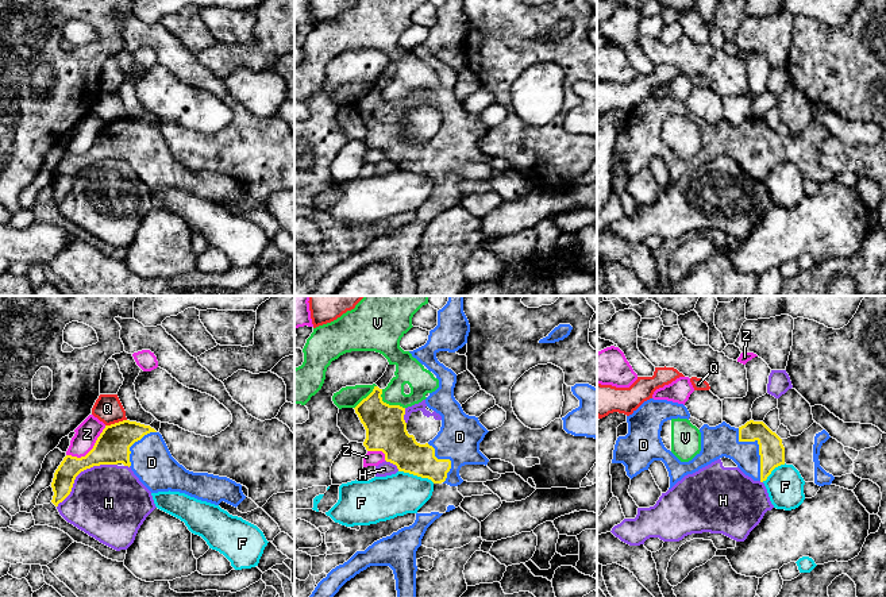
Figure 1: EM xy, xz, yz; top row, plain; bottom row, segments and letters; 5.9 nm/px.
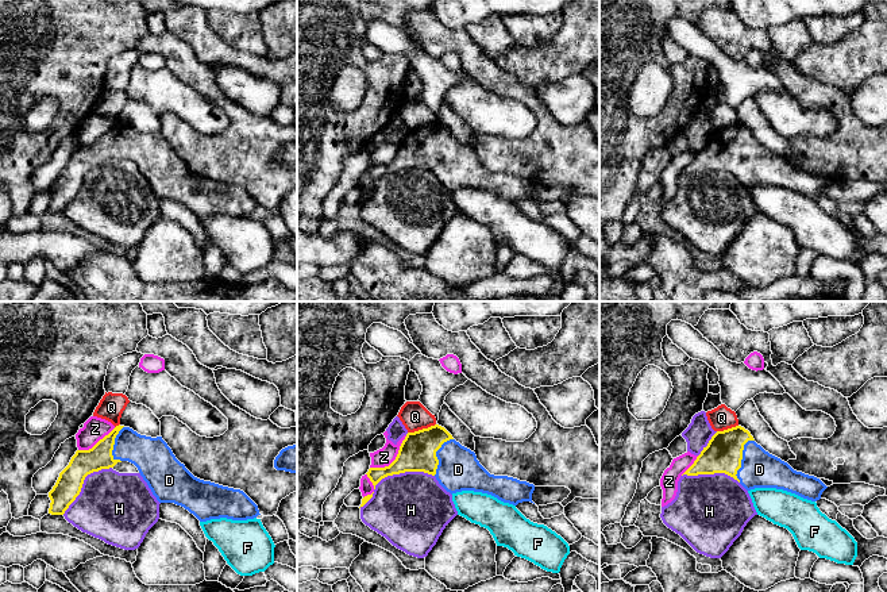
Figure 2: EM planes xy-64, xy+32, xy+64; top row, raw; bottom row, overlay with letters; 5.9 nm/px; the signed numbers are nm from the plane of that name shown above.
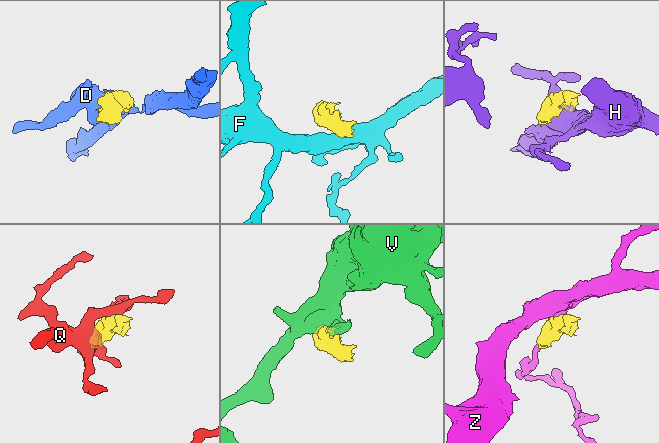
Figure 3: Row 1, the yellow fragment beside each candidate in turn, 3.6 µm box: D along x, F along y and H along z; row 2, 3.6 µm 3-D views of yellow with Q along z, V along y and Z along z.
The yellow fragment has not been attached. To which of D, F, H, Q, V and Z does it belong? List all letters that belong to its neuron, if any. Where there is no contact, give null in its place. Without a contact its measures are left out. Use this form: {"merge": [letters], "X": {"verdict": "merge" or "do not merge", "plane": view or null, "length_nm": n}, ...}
{"merge": ["D"], "D": {"verdict": "merge", "plane": "yz", "length_nm": 340}, "F": {"verdict": "do not merge", "plane": "xz", "length_nm": 220}, "H": {"verdict": "do not merge", "plane": "xy", "length_nm": 440}, "Q": {"verdict": "do not merge", "plane": "xy", "length_nm": 130}, "V": {"verdict": "do not merge", "plane": "xz", "length_nm": 180}, "Z": {"verdict": "do not merge", "plane": "xy", "length_nm": 300}}

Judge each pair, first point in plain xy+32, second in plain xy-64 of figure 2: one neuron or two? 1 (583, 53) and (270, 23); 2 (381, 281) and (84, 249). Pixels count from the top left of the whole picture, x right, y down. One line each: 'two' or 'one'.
1: one
2: two

